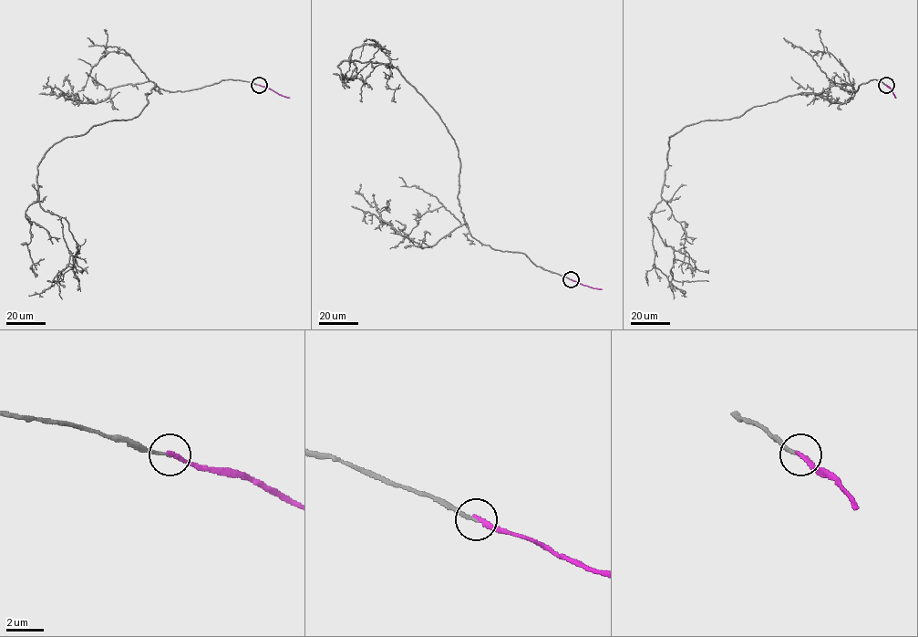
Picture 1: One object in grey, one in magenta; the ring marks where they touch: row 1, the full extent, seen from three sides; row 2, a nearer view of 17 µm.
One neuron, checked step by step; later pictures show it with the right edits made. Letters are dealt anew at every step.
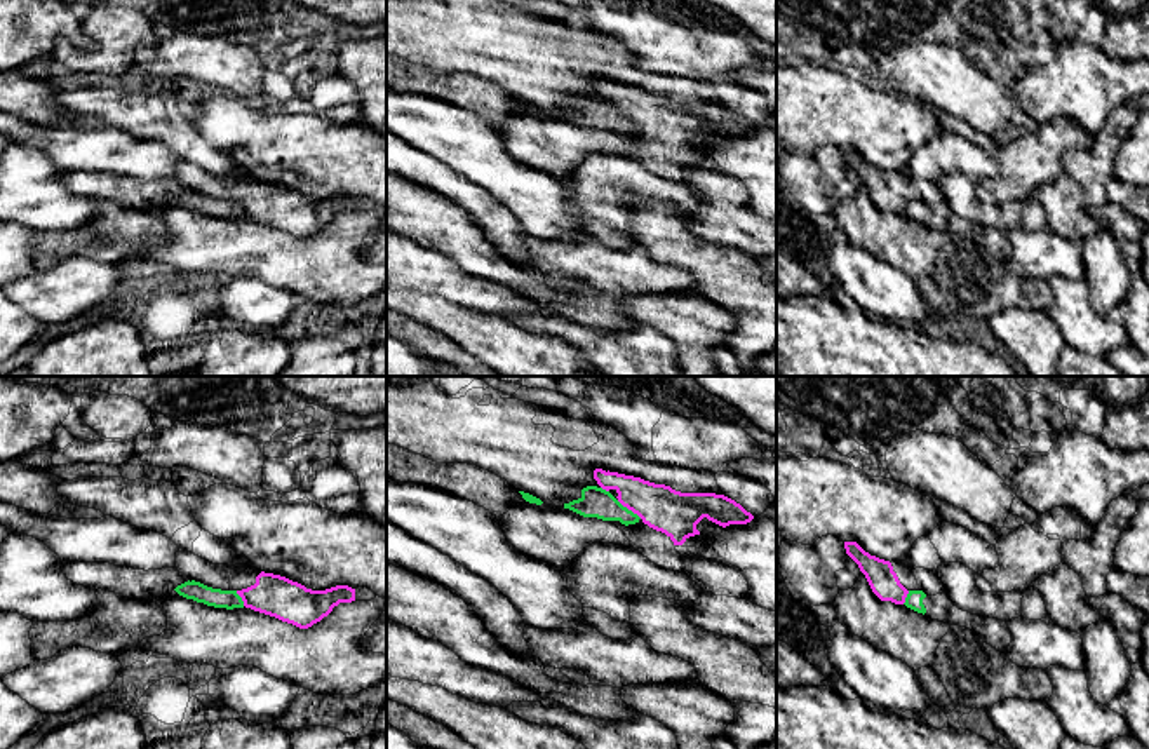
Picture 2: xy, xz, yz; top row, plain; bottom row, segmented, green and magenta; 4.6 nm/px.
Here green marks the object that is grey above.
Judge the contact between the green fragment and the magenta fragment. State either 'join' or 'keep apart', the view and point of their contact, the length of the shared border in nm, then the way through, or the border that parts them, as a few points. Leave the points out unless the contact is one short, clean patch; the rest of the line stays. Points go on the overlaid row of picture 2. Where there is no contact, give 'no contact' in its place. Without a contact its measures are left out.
keep apart | xz (627, 509) | 150 nm | along xz (617, 500), (641, 518)

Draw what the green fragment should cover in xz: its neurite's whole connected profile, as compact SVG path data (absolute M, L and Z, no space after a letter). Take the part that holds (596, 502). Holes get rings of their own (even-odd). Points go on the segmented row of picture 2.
M587 486L581 496L562 507L543 503L519 491L522 503L498 517L507 540L521 552L566 570L576 556L592 543L618 543L630 547L625 528L642 524L642 519L623 507L609 491Z

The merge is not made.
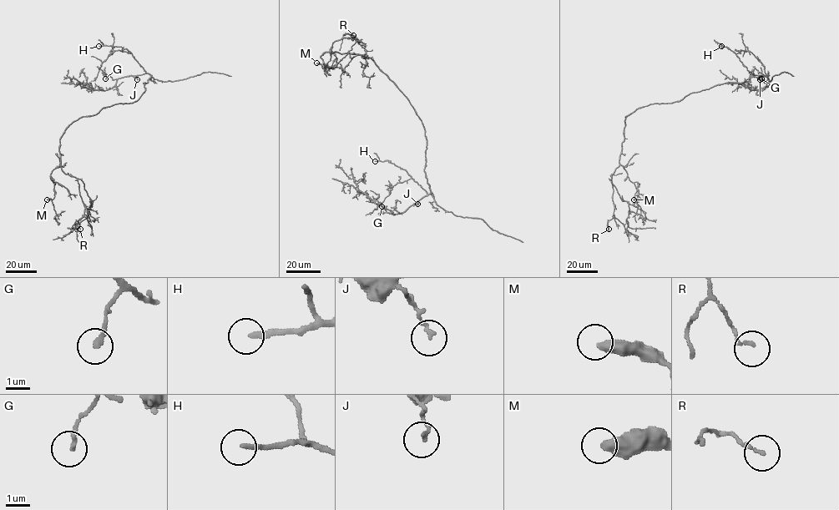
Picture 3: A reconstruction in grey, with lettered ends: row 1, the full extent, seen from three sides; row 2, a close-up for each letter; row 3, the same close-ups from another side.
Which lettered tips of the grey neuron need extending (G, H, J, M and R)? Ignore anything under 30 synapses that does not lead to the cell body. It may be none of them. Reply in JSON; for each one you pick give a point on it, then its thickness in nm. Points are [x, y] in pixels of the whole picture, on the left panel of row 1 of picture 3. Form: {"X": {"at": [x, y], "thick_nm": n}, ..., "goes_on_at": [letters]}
{"H": {"at": [98, 46], "thick_nm": 180}, "M": {"at": [47, 199], "thick_nm": 460}, "goes_on_at": ["H", "M"]}

